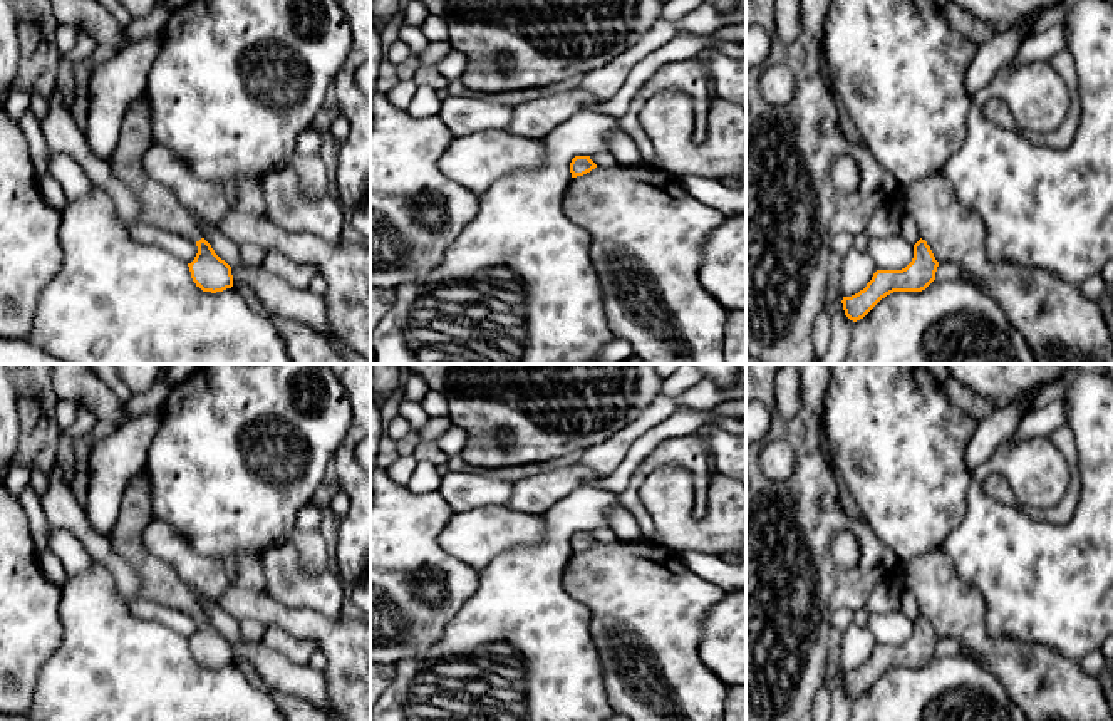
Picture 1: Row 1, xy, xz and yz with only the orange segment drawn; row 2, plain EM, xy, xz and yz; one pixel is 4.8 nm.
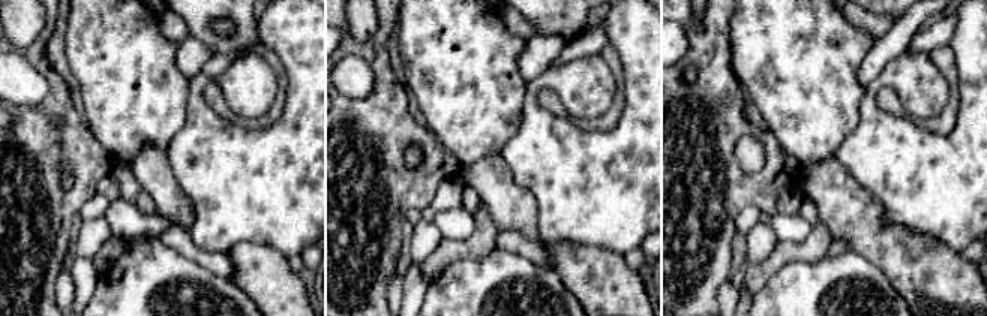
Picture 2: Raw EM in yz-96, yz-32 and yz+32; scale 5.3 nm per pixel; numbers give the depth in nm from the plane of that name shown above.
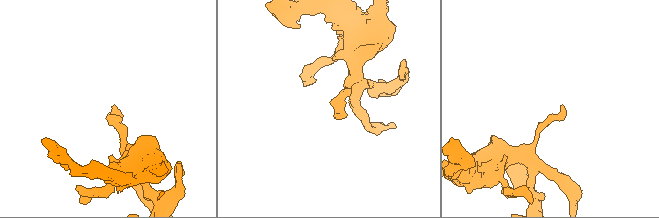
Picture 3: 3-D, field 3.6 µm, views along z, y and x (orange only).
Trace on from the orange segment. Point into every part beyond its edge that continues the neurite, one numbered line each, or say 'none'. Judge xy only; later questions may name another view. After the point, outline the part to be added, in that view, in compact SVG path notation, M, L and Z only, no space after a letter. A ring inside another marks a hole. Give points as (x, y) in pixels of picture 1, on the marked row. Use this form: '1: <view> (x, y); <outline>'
1: xy (158, 205); M146 96L139 97L126 111L117 146L109 159L119 181L129 186L139 198L139 221L164 228L199 241L203 233L174 193L148 176L142 156L153 144L153 127Z

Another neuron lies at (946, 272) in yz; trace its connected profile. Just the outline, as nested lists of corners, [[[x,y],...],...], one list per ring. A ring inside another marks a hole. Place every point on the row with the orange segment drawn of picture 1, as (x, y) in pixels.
[[[939,263],[935,282],[967,282],[965,273],[955,263]]]

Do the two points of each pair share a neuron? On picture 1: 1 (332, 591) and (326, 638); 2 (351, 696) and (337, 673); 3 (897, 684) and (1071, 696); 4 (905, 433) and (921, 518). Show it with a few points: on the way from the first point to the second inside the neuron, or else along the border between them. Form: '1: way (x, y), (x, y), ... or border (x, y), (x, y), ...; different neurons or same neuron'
1: border (341, 614), (327, 619); different neurons
2: way (351, 691), (351, 686), (342, 678); same neuron
3: border (978, 663), (1016, 703); different neurons
4: way (905, 455), (911, 497); same neuron

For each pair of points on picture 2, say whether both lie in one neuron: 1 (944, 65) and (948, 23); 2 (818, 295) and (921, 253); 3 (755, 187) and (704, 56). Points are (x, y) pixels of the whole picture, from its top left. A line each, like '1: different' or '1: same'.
1: different
2: different
3: same

